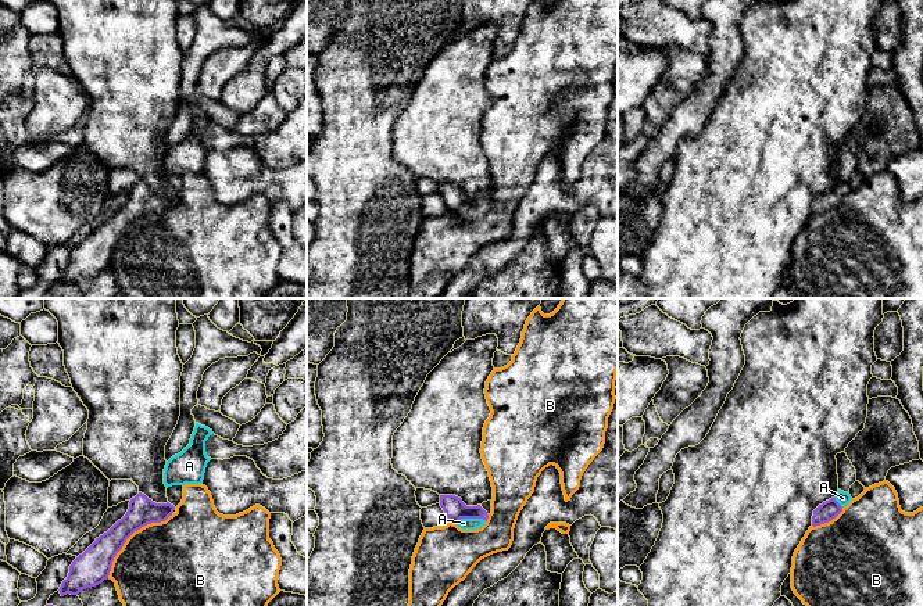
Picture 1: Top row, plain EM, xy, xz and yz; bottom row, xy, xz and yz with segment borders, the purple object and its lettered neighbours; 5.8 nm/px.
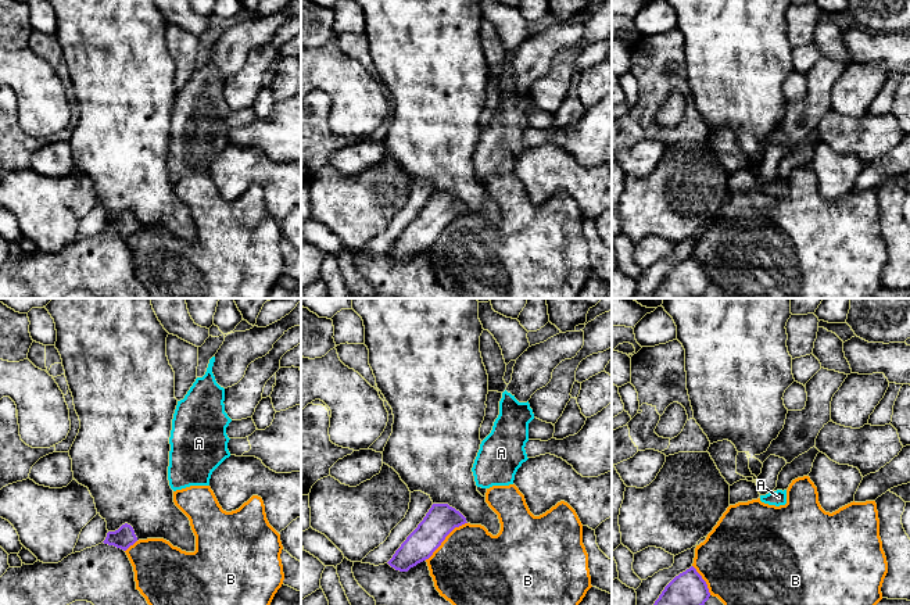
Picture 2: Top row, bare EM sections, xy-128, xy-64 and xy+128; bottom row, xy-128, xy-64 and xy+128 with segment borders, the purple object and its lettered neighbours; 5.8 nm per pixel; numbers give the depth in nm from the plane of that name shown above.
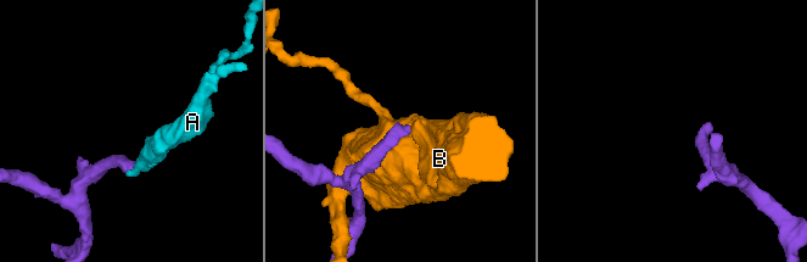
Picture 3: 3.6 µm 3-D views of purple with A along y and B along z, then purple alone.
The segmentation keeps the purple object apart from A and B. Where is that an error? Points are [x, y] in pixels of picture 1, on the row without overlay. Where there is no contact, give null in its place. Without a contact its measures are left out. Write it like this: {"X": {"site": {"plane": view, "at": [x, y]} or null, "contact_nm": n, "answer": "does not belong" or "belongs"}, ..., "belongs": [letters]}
{"A": {"site": {"plane": "xz", "at": [471, 207]}, "contact_nm": 180, "answer": "belongs"}, "B": {"site": {"plane": "xy", "at": [131, 223]}, "contact_nm": 550, "answer": "does not belong"}, "belongs": ["A"]}

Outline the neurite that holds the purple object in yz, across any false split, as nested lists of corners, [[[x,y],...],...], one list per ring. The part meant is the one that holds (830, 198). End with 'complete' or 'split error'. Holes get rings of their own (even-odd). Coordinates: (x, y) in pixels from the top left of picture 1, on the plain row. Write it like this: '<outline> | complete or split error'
[[[838,179],[834,187],[823,191],[813,200],[812,215],[816,216],[831,211],[842,201],[842,197],[847,196],[851,190],[852,187],[848,182]]] | split error

